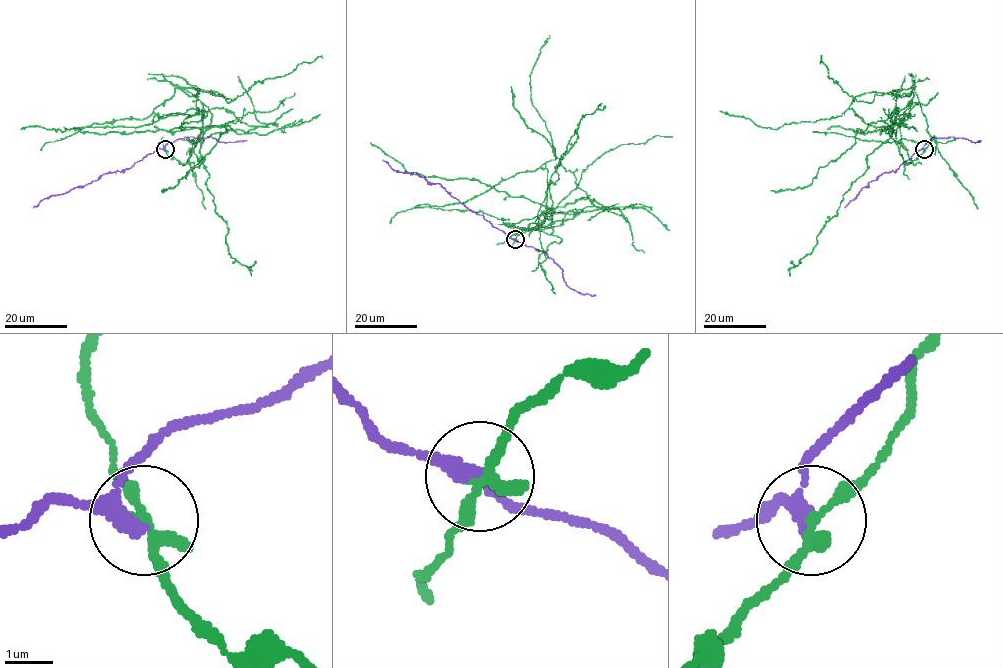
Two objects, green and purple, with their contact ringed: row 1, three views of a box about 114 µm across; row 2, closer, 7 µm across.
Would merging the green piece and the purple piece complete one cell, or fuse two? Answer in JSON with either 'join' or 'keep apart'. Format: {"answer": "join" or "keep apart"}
{"answer": "keep apart"}

